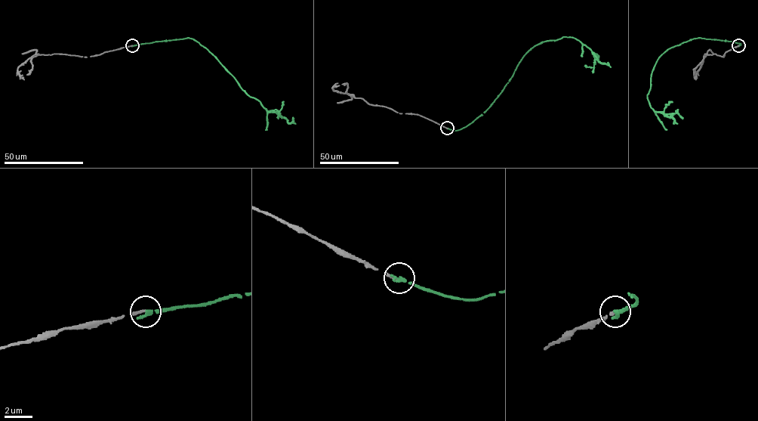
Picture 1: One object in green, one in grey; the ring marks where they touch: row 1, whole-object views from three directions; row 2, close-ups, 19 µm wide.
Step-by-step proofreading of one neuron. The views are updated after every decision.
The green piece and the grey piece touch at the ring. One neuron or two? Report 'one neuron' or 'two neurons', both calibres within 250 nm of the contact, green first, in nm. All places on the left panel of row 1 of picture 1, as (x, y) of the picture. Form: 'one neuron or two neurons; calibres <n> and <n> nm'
two neurons; calibres 280 and 190 nm

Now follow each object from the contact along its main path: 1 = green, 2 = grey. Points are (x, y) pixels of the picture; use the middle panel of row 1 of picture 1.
1: (448, 128), (465, 127), (484, 112), (524, 56), (543, 41), (573, 37), (601, 63), (608, 62)
2: (447, 128), (417, 114), (399, 113), (385, 106), (370, 104), (362, 98), (337, 92), (333, 88), (339, 85)

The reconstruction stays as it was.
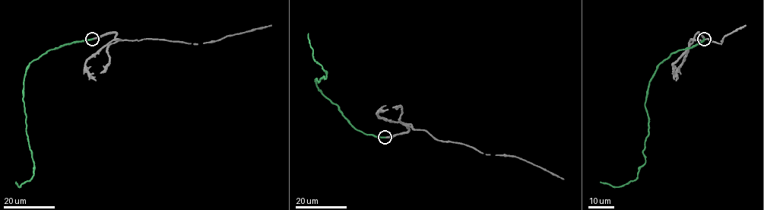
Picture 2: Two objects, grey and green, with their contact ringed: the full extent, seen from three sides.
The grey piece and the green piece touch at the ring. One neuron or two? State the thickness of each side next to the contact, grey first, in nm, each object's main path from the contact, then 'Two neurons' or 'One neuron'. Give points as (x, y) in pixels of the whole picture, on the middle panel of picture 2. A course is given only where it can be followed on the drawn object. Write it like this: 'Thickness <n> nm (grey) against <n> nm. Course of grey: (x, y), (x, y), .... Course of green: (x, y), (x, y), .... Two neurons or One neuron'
Thickness 280 nm (grey) against 240 nm. Course of grey: (385, 137), (406, 132), (410, 124), (439, 140), (464, 144), (489, 154), (518, 157), (563, 179). Course of green: (385, 137), (356, 130), (321, 92), (315, 79), (326, 78), (327, 73), (313, 58), (308, 33). One neuron

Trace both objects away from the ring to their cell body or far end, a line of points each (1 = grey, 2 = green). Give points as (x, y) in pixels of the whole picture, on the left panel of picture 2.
1: (92, 39), (113, 33), (116, 33), (115, 39), (122, 40), (156, 39), (197, 43), (214, 42), (271, 25)
2: (92, 39), (50, 49), (28, 65), (23, 100), (34, 168), (30, 180), (20, 186), (15, 182)

